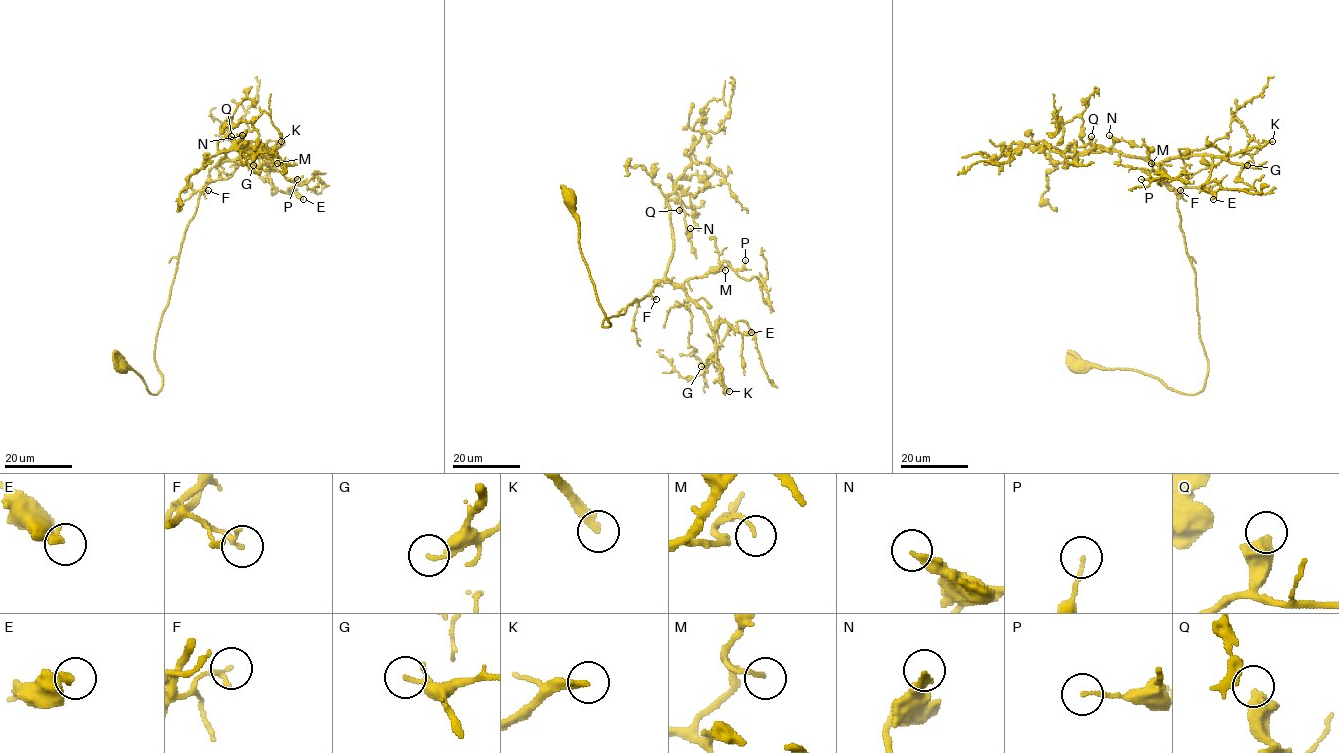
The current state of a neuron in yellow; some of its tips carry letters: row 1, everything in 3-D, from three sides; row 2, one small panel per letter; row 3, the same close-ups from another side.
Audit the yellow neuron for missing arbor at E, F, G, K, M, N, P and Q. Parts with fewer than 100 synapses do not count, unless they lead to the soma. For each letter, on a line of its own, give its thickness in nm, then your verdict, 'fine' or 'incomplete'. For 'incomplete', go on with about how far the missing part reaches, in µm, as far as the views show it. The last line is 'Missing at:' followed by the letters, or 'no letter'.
E: 360 nm | fine
F: 190 nm | fine
G: 110 nm | fine
K: 280 nm | incomplete | 70 µm
M: 140 nm | fine
N: 240 nm | fine
P: 120 nm | fine
Q: 550 nm | fine
Missing at: K

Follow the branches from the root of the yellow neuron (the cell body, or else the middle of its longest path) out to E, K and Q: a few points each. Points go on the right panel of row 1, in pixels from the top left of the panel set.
E: (1079, 366), (1138, 370), (1186, 394), (1202, 389), (1196, 274), (1161, 164), (1210, 155), (1202, 190), (1213, 199)
K: (1079, 366), (1138, 370), (1186, 394), (1202, 389), (1196, 274), (1161, 164), (1272, 141)
Q: (1079, 366), (1138, 370), (1186, 394), (1202, 389), (1208, 372), (1176, 191), (1159, 165), (1069, 150), (1091, 136)

